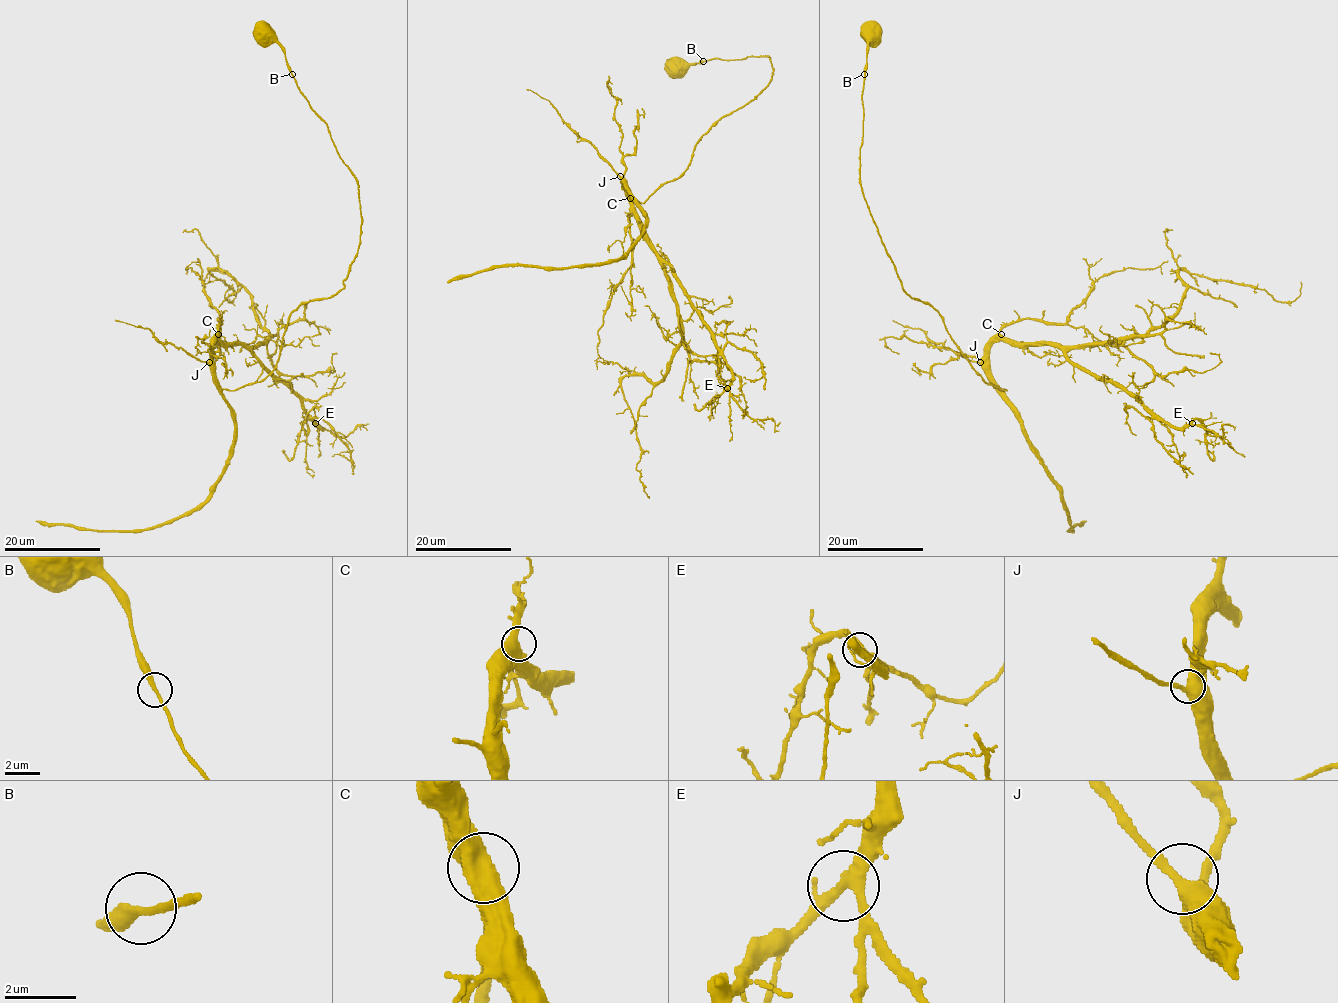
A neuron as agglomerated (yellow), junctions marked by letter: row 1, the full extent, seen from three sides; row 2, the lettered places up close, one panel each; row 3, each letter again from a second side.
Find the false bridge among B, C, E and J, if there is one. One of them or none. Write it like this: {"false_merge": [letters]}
{"false_merge": []}

